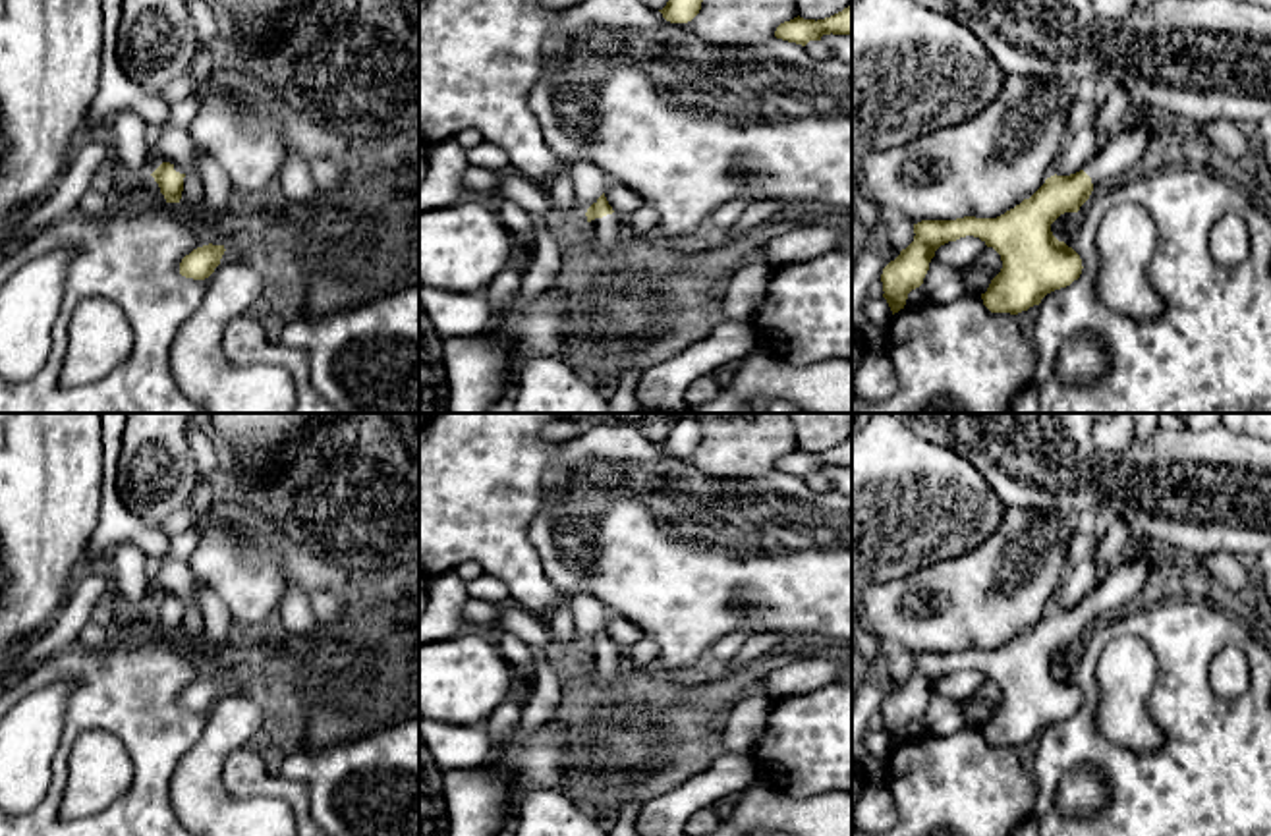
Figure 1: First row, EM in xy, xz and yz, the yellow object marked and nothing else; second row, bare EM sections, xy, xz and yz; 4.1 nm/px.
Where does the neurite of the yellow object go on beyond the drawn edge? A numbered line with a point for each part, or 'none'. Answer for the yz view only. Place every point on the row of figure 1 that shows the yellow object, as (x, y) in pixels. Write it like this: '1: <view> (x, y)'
1: yz (1119, 157)

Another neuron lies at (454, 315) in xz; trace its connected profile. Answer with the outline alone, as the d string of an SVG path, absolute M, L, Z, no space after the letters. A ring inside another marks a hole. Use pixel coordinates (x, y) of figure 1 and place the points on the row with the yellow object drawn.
M421 288L419 303L444 340L473 336L485 330L491 320L491 305L485 292L454 293L448 290Z

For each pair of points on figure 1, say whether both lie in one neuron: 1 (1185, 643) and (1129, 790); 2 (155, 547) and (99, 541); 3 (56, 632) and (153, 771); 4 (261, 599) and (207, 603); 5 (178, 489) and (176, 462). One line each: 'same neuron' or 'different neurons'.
1: same neuron
2: same neuron
3: different neurons
4: different neurons
5: same neuron

